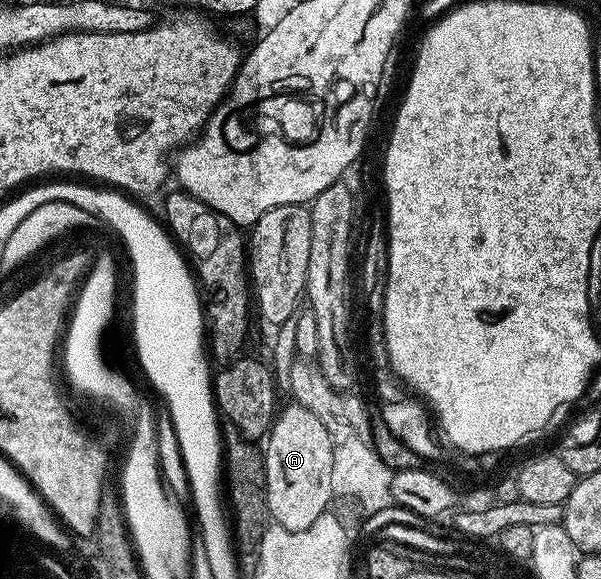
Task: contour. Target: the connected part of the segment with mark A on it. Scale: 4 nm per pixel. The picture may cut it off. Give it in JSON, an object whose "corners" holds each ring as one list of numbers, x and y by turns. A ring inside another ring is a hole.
{"corners":[[289,403,278,412,271,427,267,445,263,447,265,509,278,528,296,533,311,527,334,500,333,439,326,423,318,420,308,407,296,403]]}

